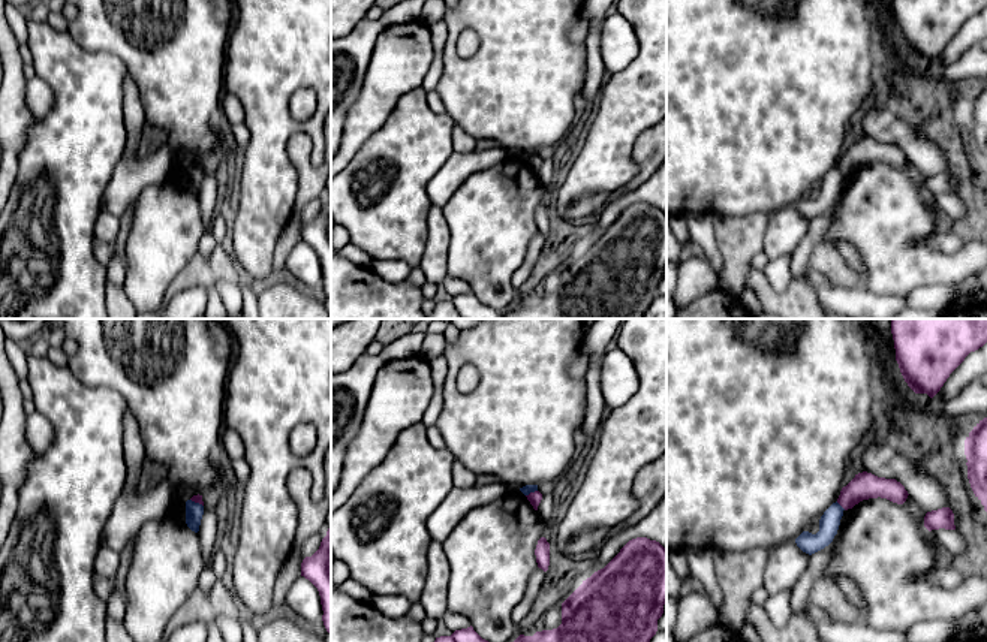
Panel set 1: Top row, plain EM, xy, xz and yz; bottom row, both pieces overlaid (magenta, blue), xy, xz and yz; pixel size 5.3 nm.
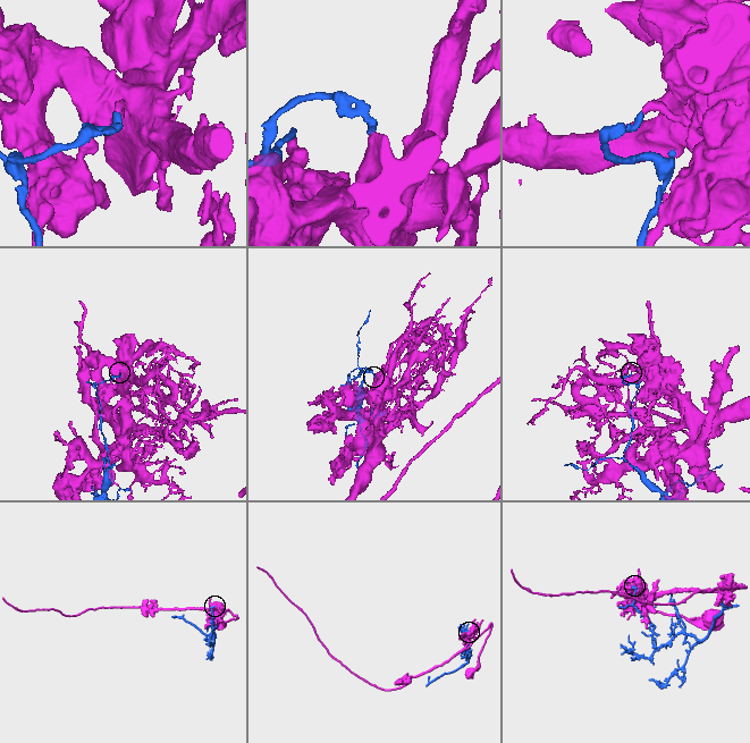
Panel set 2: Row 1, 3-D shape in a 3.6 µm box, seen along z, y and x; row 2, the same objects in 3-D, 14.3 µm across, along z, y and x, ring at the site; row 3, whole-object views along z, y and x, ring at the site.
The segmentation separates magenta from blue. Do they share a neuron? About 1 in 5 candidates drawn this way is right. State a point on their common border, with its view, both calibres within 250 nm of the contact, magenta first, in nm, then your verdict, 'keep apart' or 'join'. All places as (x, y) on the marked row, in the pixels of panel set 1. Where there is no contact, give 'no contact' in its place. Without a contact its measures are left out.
meets magenta in yz at (840, 505); 150 nm thick on the magenta side, 110 nm on the other; keep apart

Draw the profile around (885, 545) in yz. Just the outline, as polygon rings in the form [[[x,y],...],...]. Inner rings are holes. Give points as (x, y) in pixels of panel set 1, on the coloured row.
[[[911,495],[903,504],[881,497],[860,501],[824,570],[822,578],[833,582],[839,575],[855,582],[867,605],[867,623],[879,630],[906,630],[921,621],[960,618],[987,600],[986,575],[971,575],[956,591],[917,579],[950,563],[924,527],[926,513]]]

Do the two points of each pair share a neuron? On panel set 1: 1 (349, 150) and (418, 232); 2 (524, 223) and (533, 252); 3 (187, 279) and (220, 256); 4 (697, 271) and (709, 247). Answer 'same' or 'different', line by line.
1: different
2: different
3: same
4: different

